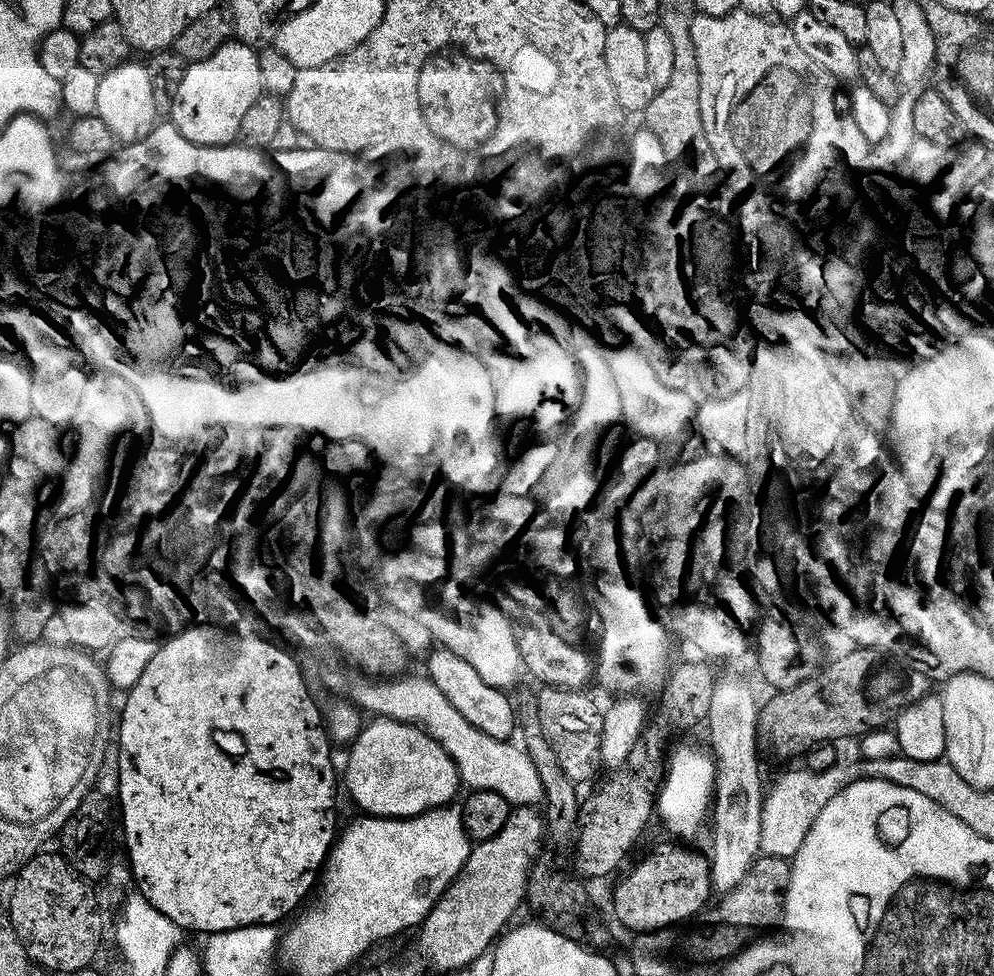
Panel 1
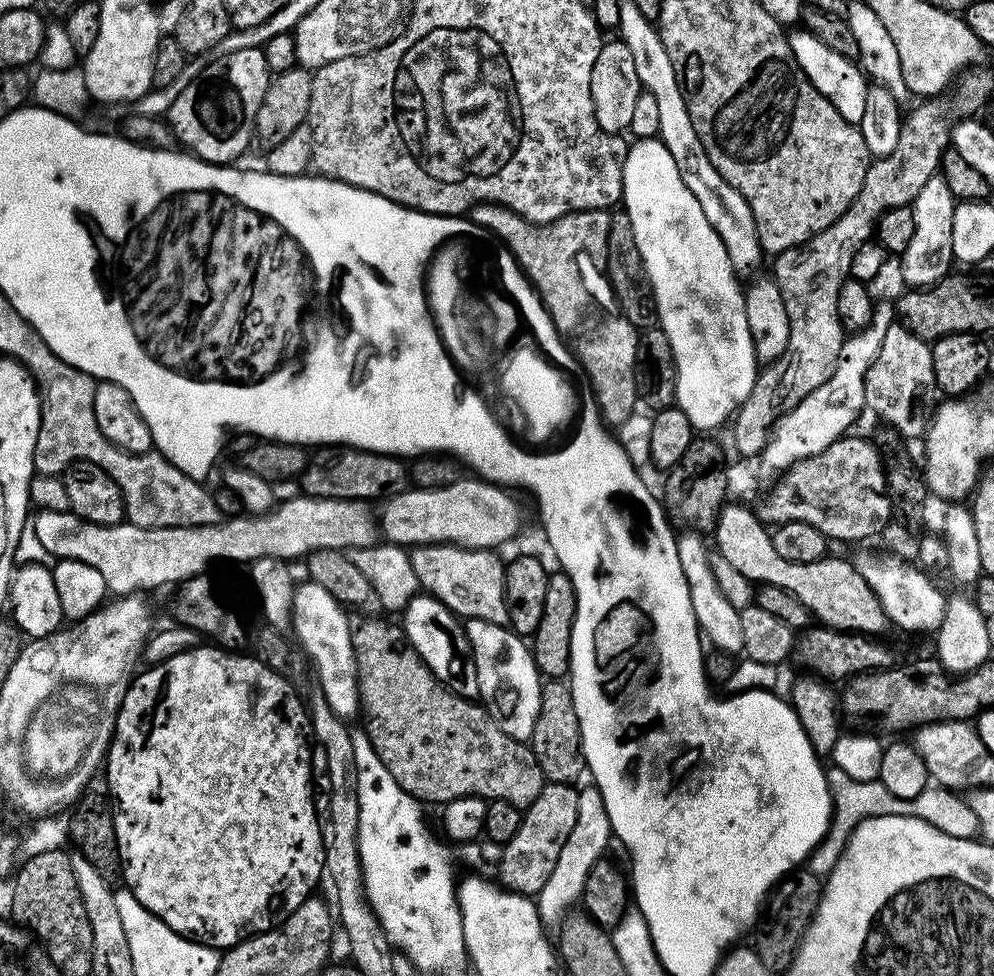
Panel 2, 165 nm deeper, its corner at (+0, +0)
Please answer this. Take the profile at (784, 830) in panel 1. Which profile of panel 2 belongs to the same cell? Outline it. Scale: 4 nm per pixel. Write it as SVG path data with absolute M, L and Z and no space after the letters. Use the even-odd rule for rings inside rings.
M834 766L827 769L828 789L832 795L832 822L830 831L816 851L810 857L811 871L817 876L824 878L831 872L836 864L836 859L842 854L844 843L850 838L850 834L855 830L856 825L862 823L867 816L909 816L910 818L922 818L930 826L950 834L954 838L963 840L973 839L977 835L978 825L974 810L970 810L967 799L959 796L955 791L939 786L929 786L909 800L900 800L886 786L882 786L879 780L870 782L858 782L850 778L850 774L845 774L843 770L838 770Z

